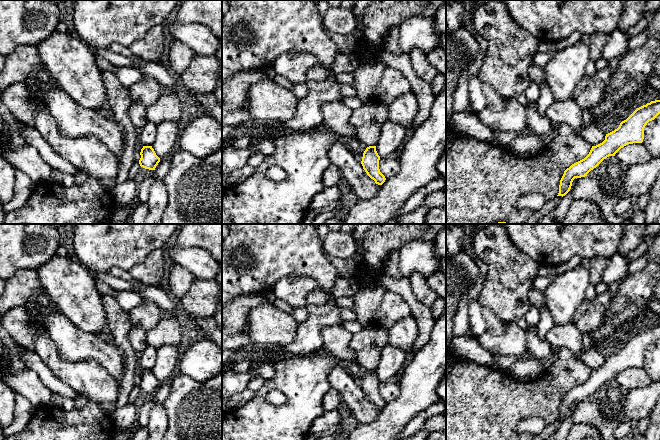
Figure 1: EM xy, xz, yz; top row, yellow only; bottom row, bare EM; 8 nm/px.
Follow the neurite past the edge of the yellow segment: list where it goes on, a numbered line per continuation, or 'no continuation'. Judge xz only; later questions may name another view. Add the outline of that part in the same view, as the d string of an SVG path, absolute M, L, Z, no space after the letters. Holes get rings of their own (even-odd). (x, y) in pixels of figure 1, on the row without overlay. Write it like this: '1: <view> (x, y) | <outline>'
no continuation

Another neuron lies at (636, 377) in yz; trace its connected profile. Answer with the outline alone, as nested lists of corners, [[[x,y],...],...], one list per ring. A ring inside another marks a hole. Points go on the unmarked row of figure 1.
[[[643,367],[628,368],[621,372],[615,380],[621,388],[627,391],[646,387],[652,382]]]

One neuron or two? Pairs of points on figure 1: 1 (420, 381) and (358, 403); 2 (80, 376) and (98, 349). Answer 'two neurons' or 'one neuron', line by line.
1: two neurons
2: two neurons

